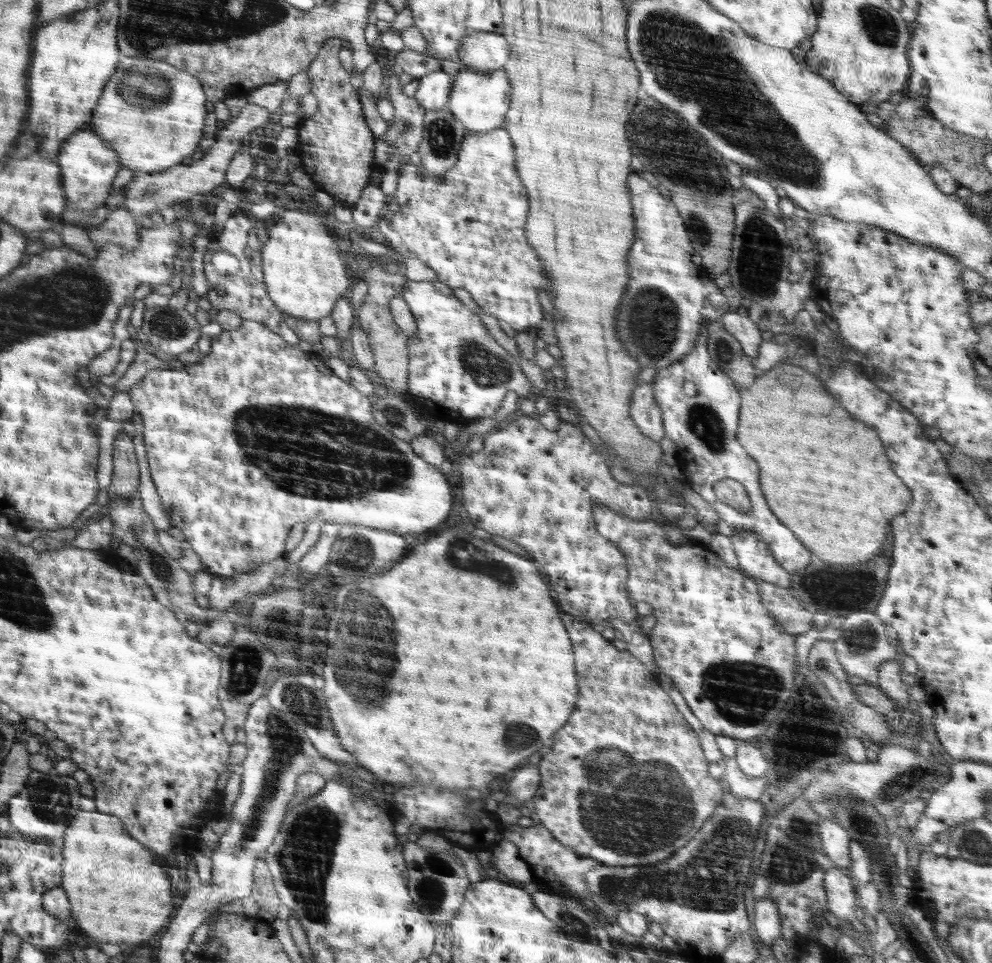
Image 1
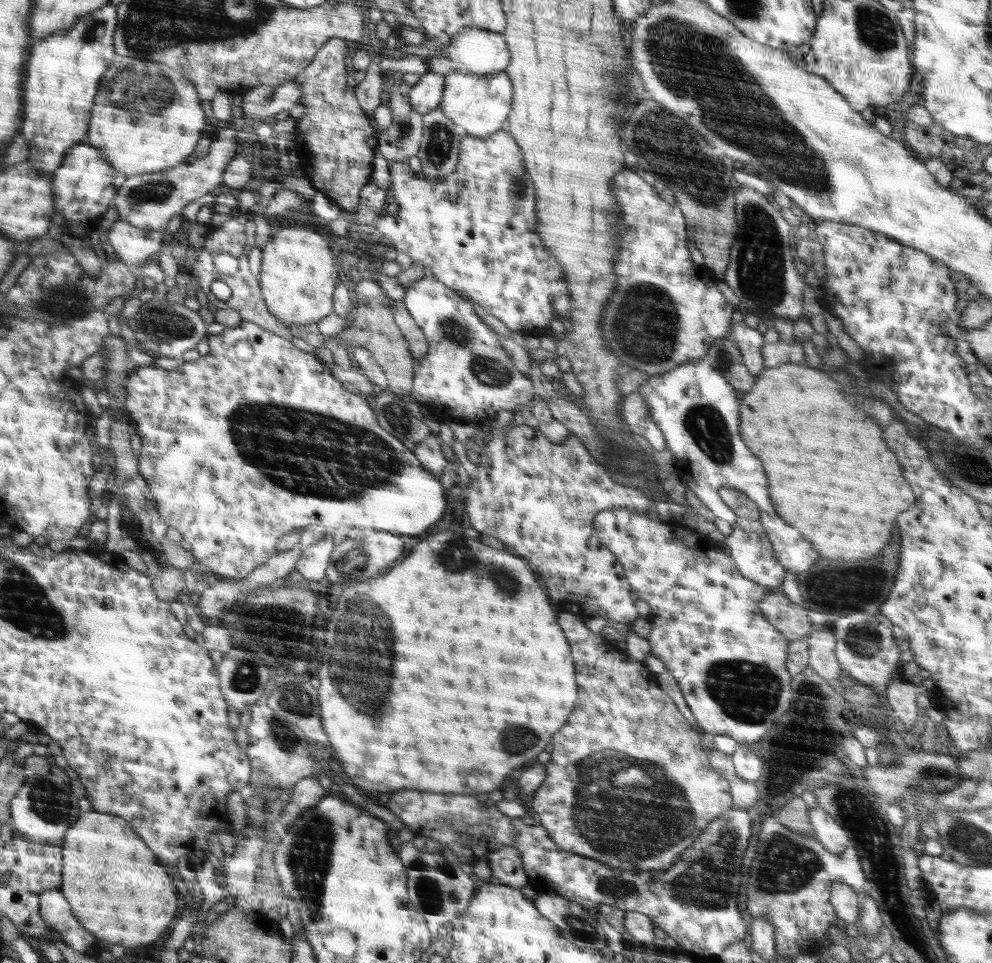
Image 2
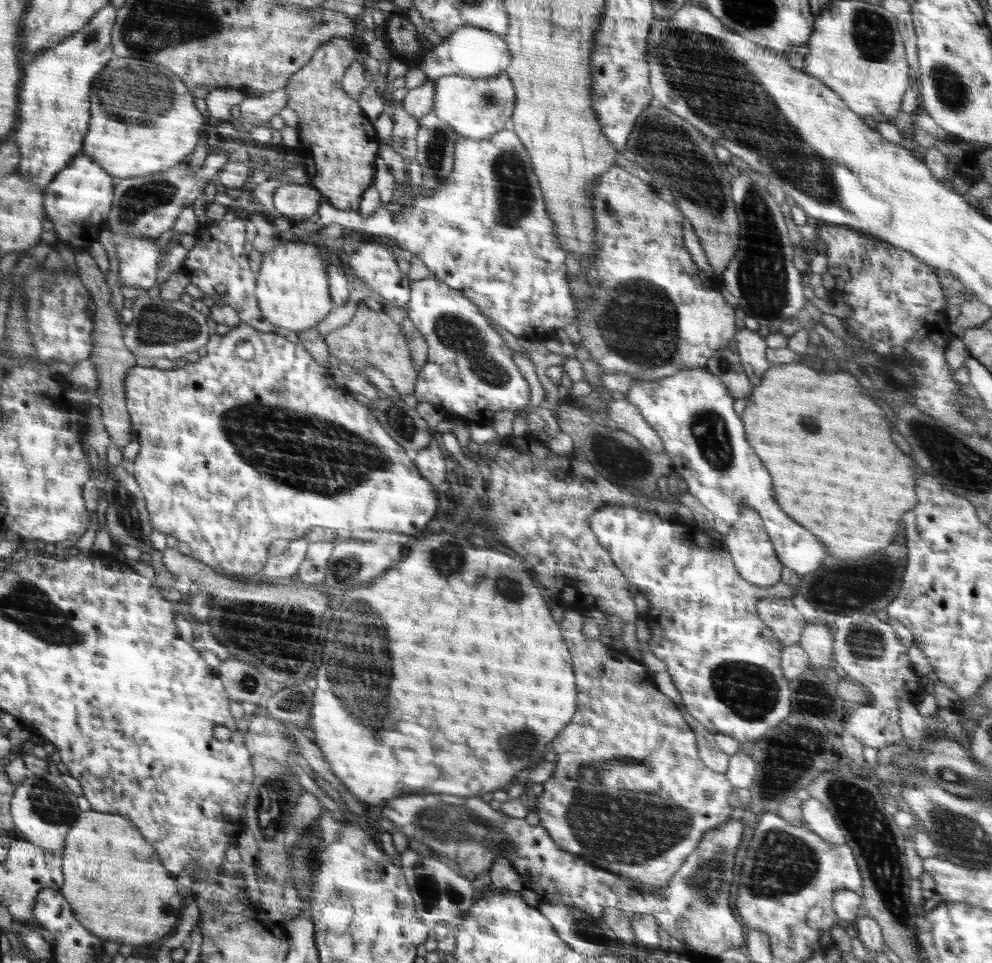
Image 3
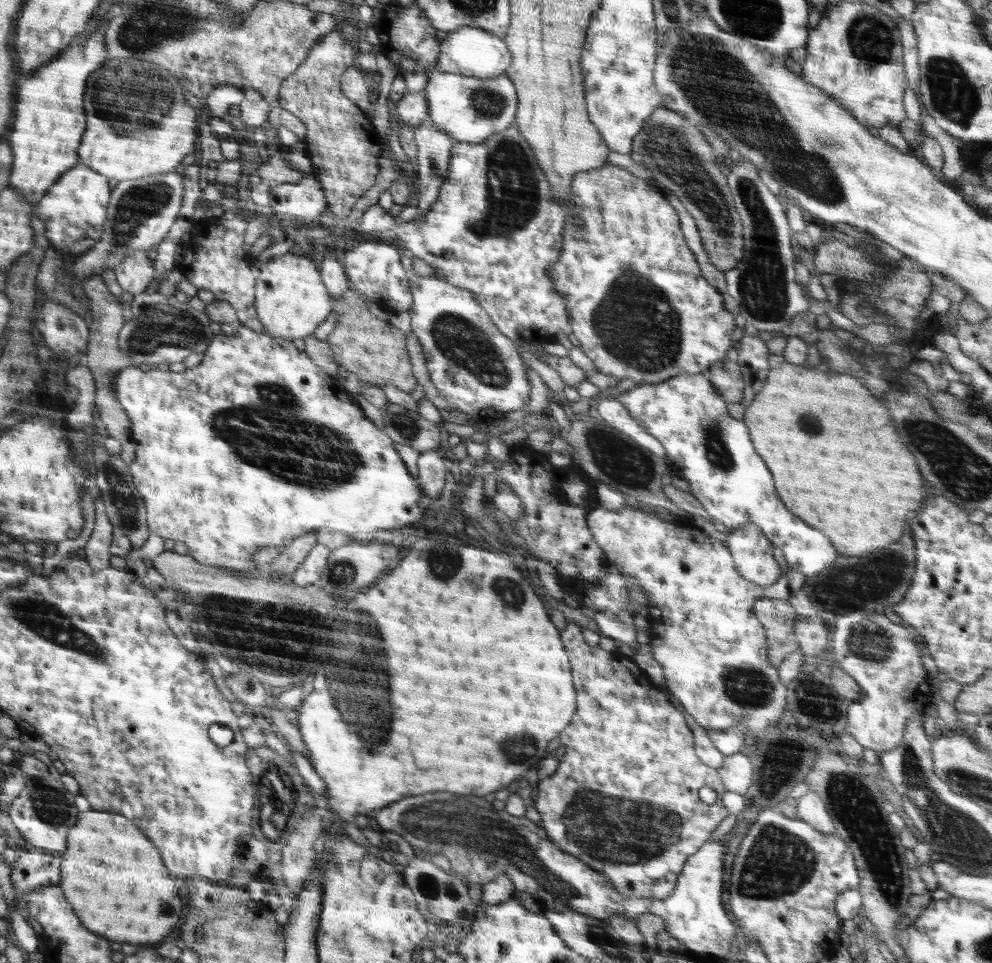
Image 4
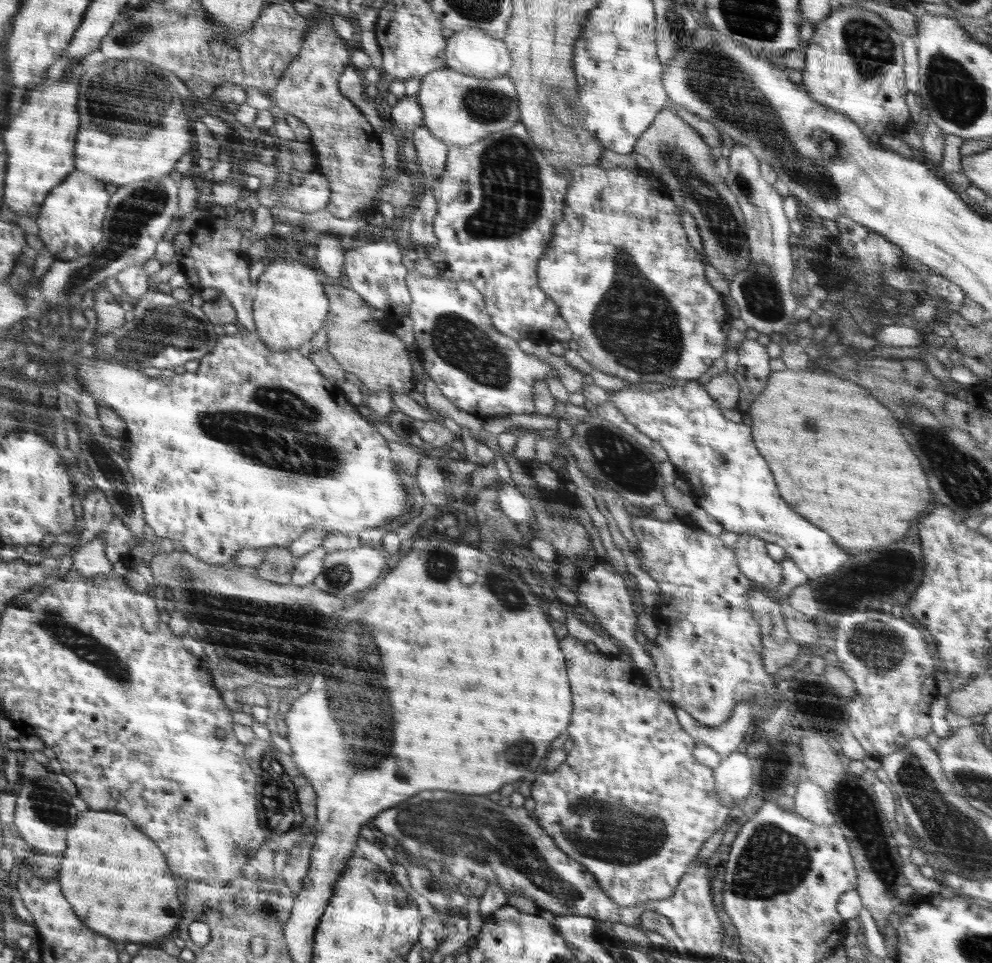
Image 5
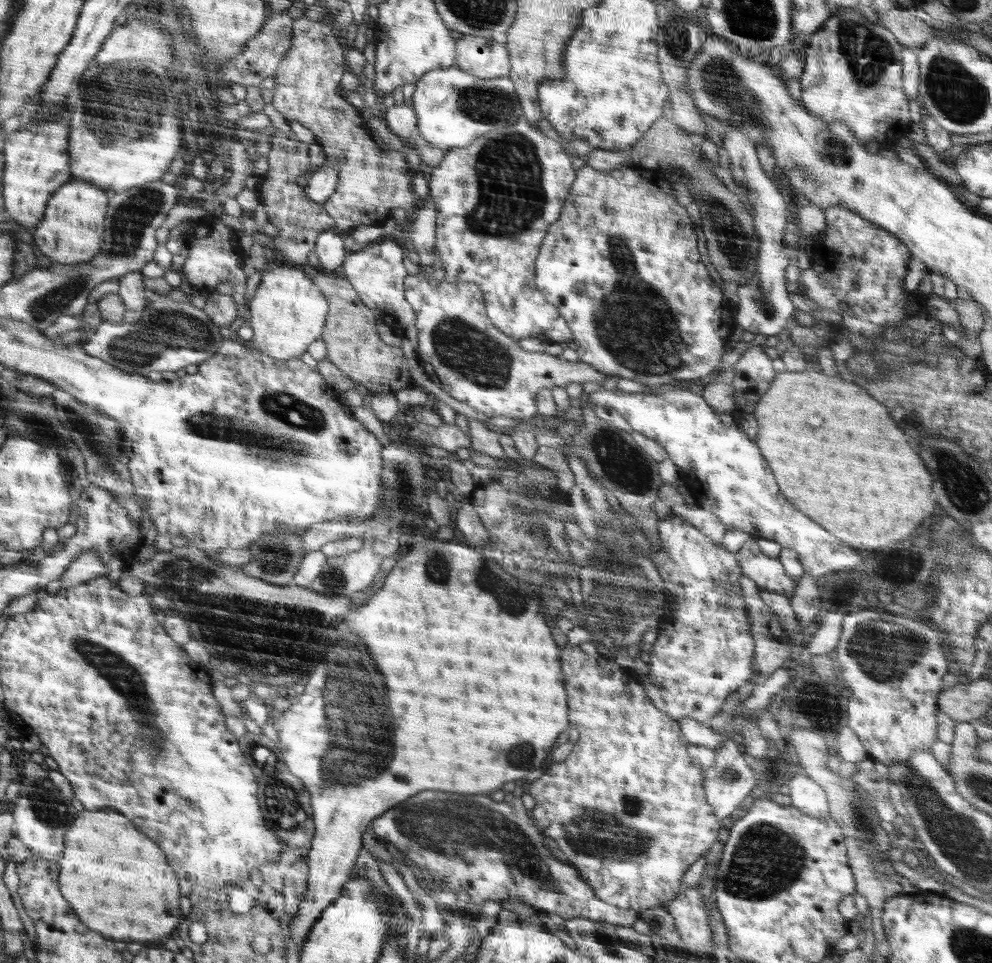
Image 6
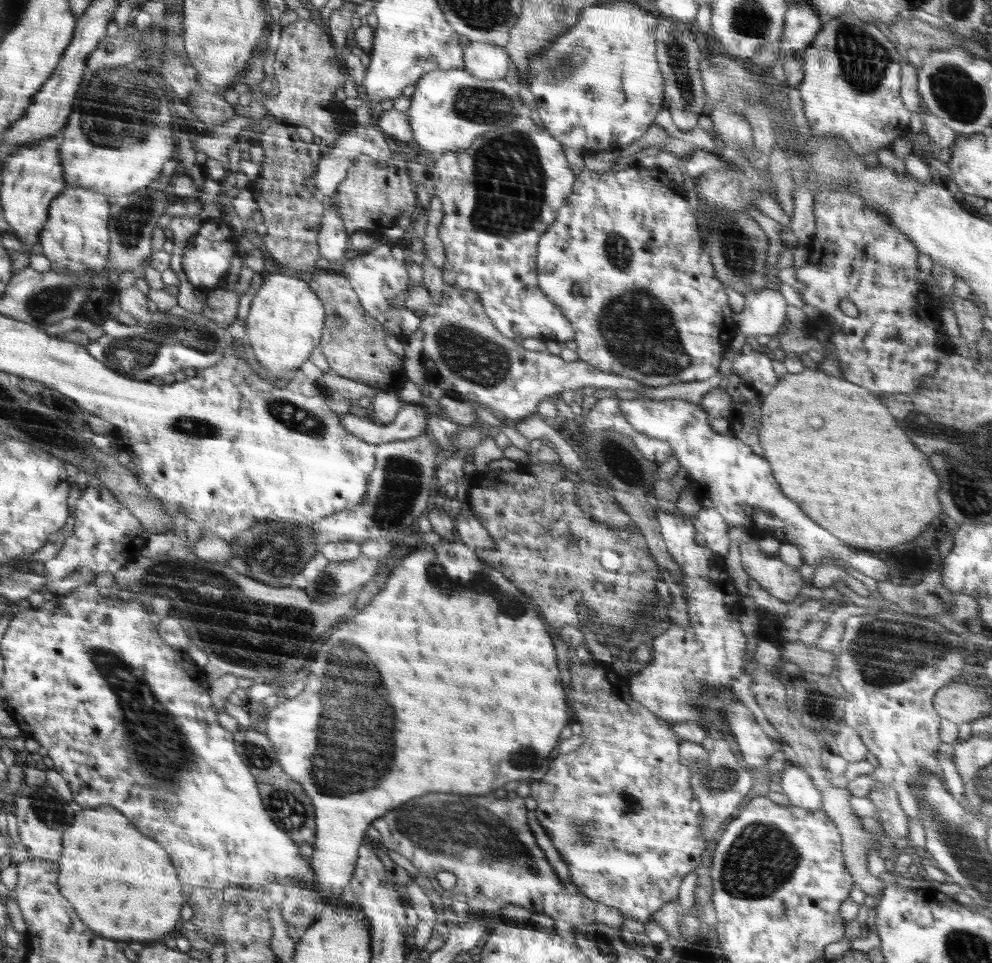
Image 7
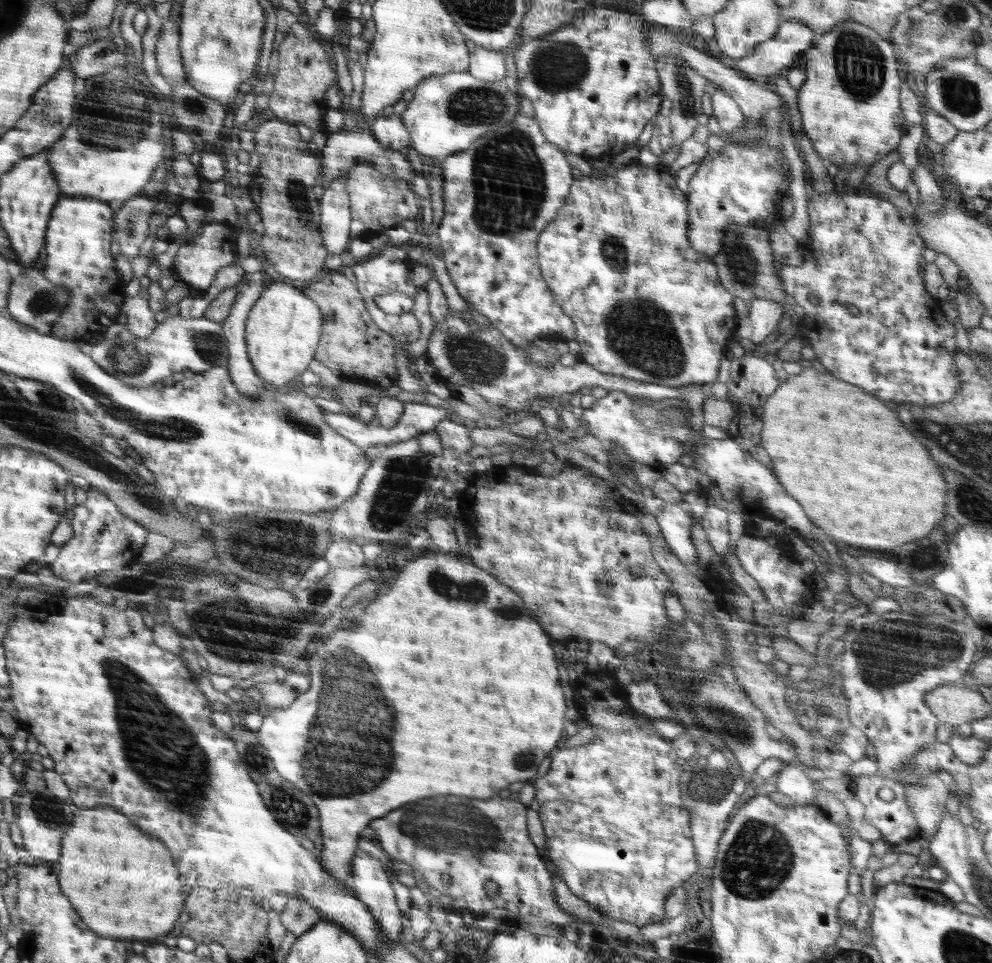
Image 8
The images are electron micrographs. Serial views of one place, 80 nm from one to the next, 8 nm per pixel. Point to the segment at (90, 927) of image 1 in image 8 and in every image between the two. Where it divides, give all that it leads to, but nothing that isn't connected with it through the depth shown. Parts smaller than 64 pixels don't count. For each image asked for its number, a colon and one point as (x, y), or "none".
2: (113, 880)
3: (117, 885)
4: (114, 875)
5: (130, 894)
6: (132, 894)
7: (102, 839)
8: (151, 902)

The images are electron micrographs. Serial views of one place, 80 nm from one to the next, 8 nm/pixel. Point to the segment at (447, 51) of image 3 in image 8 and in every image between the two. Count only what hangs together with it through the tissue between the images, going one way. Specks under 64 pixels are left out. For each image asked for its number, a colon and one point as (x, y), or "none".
4: (472, 51)
5: (470, 51)
6: (485, 58)
7: (485, 61)
8: (489, 65)

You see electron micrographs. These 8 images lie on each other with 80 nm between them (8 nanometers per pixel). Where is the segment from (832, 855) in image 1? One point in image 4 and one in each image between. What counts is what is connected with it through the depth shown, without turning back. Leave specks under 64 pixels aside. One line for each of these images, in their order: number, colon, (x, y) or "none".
2: (828, 832)
3: (819, 820)
4: (811, 809)

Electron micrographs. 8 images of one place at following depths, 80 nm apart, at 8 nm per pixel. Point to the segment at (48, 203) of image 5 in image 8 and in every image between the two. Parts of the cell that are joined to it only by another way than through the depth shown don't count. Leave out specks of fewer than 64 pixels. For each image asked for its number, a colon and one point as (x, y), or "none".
6: (73, 230)
7: (76, 238)
8: (77, 256)

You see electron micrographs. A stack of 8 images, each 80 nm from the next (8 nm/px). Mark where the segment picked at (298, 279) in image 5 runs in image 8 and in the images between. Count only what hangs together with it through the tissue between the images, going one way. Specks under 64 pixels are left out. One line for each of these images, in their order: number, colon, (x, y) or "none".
6: (287, 314)
7: (287, 319)
8: (283, 330)

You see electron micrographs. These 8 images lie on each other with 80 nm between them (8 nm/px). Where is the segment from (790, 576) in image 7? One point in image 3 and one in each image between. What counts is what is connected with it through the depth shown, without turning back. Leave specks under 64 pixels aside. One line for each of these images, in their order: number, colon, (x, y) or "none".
3: (754, 557)
4: (752, 552)
5: (753, 561)
6: (768, 573)

